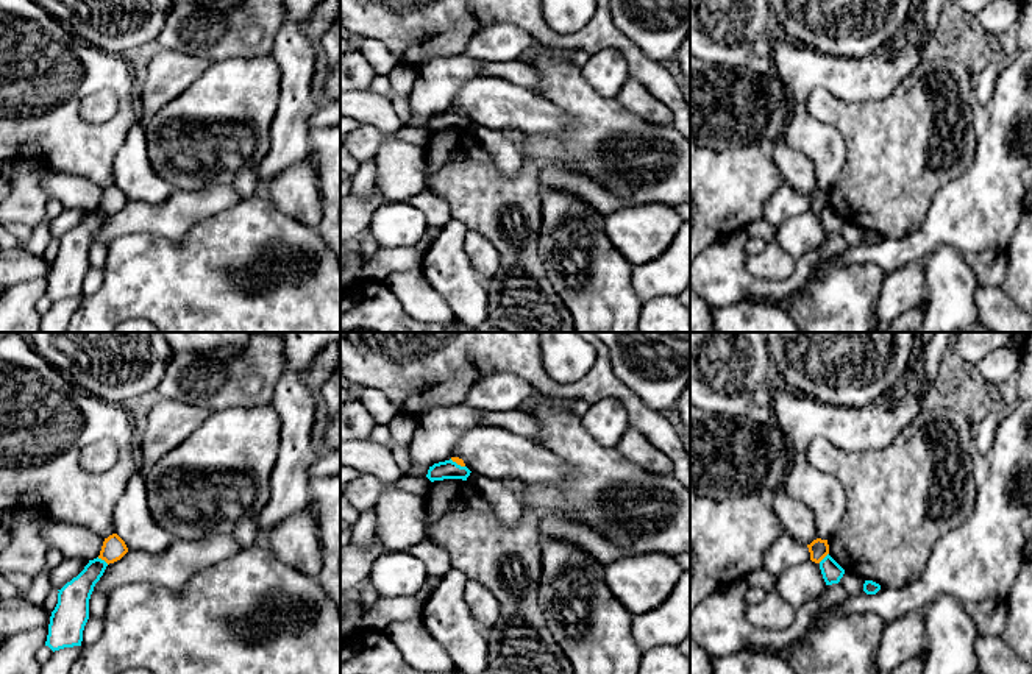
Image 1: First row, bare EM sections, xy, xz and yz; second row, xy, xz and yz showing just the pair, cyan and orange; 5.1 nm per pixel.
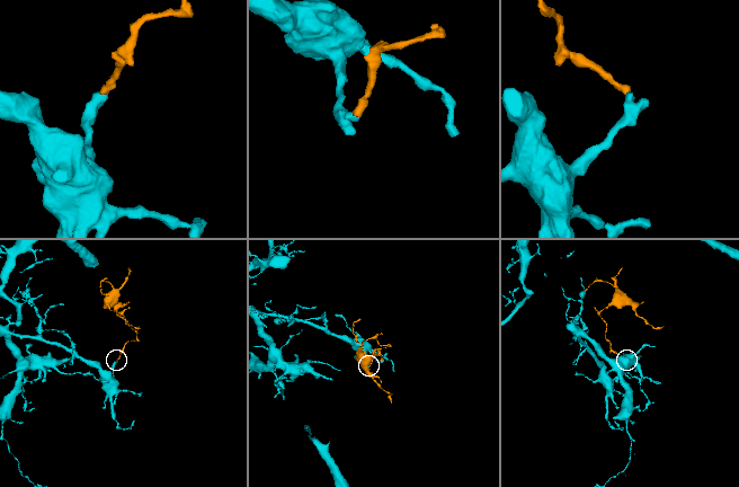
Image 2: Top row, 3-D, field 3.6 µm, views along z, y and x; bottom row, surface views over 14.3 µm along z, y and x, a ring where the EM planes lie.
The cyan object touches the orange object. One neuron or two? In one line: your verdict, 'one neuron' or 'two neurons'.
two neurons

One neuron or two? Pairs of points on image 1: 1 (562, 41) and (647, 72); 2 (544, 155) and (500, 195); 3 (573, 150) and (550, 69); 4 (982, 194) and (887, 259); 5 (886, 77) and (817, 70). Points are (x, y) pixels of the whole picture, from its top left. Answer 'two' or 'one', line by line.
1: one
2: two
3: one
4: one
5: one

